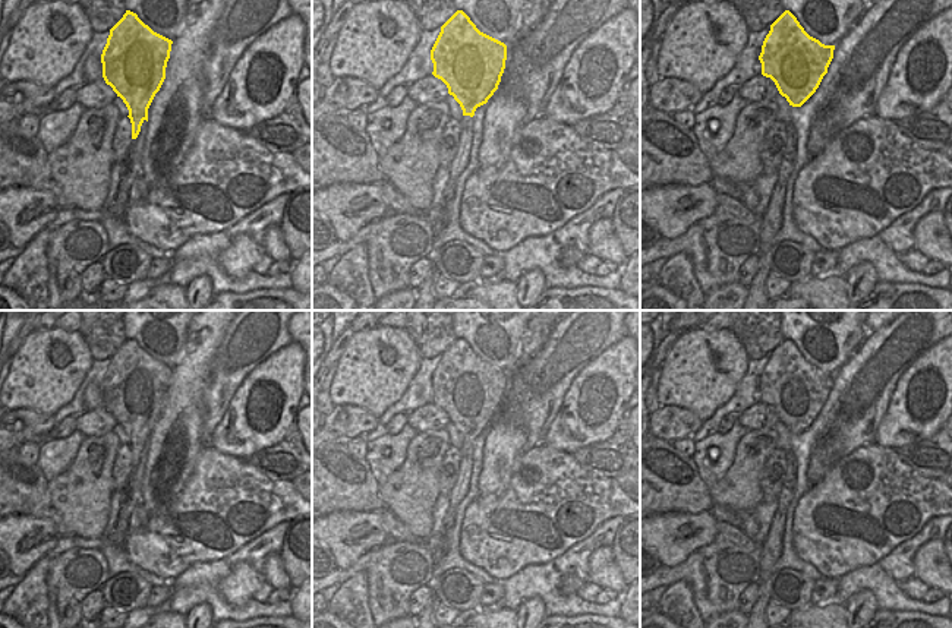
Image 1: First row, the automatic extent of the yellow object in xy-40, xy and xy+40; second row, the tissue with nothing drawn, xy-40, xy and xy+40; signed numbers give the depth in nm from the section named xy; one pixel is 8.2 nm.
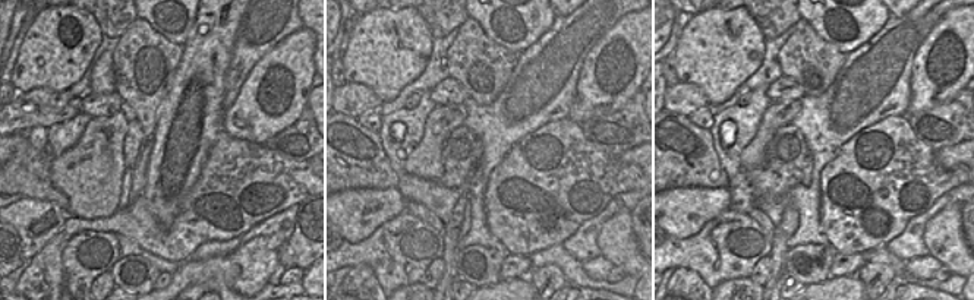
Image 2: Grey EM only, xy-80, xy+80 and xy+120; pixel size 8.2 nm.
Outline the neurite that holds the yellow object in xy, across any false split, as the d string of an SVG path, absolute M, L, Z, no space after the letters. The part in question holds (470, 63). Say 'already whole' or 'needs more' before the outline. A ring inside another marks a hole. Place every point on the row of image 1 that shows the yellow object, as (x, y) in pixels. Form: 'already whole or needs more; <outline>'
needs more; M457 10L441 26L431 60L432 75L447 85L448 94L463 110L458 149L448 165L448 182L442 193L448 202L469 161L475 111L488 102L501 82L507 45L480 32L463 10Z

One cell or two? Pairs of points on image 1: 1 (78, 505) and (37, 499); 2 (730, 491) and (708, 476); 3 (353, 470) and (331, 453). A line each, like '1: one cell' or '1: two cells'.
1: two cells
2: two cells
3: one cell

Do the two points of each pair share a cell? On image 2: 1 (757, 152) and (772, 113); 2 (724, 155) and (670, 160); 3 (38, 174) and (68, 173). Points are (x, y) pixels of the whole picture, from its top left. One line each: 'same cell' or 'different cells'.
1: same cell
2: different cells
3: different cells

